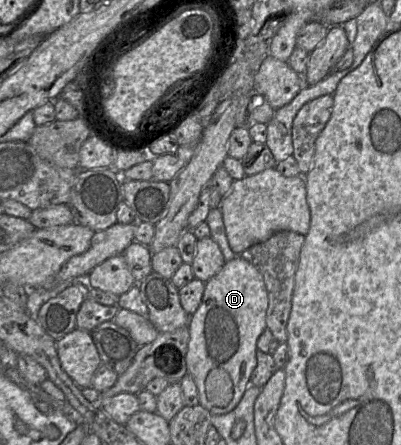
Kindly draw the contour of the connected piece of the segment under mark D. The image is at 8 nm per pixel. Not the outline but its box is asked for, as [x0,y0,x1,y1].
[187,255,268,415]

